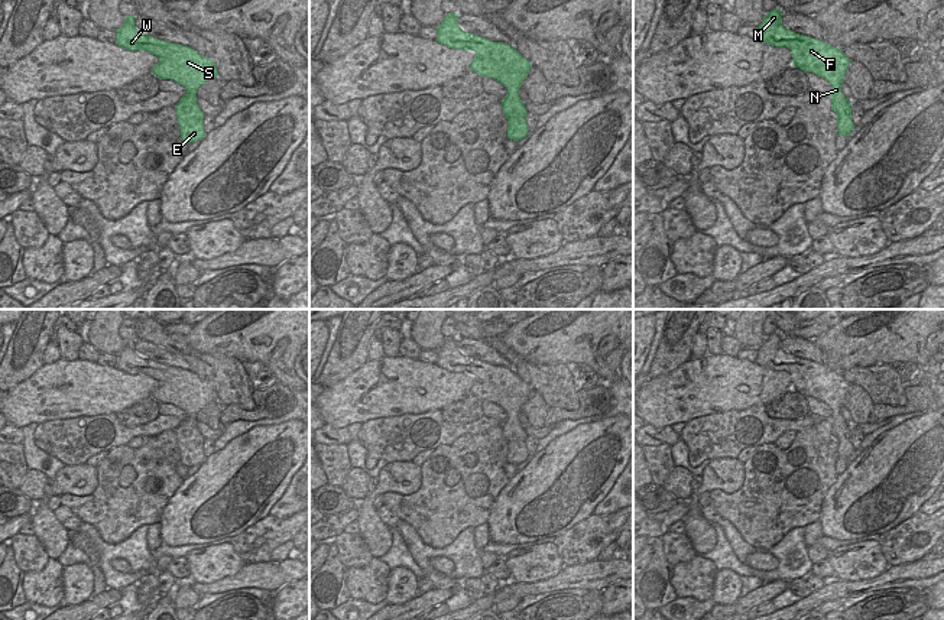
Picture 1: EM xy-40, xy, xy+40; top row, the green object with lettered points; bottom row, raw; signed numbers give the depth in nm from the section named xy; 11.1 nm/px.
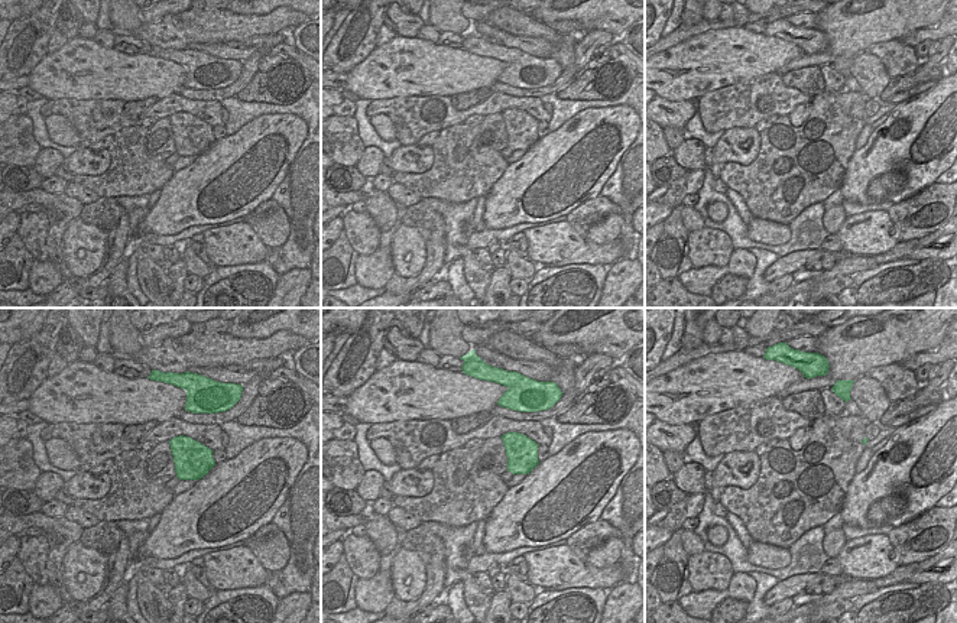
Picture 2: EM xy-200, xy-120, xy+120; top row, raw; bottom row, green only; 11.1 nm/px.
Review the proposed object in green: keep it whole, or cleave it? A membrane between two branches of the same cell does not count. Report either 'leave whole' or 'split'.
leave whole

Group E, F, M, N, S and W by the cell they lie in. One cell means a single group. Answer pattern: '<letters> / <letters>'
E F M N S W

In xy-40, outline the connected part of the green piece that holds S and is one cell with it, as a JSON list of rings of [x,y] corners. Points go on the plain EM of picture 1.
[[[124,340],[124,348],[114,354],[116,369],[129,374],[146,374],[159,382],[152,397],[159,403],[171,403],[182,409],[186,418],[175,429],[181,464],[188,468],[202,464],[204,436],[197,428],[197,413],[211,402],[217,402],[217,390],[213,383],[201,380],[191,370],[172,367],[145,358],[134,350],[136,340]]]

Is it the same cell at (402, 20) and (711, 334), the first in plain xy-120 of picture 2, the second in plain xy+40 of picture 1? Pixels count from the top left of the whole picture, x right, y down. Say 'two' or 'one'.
one

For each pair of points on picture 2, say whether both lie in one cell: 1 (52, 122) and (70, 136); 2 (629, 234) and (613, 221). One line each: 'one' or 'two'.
1: one
2: two

